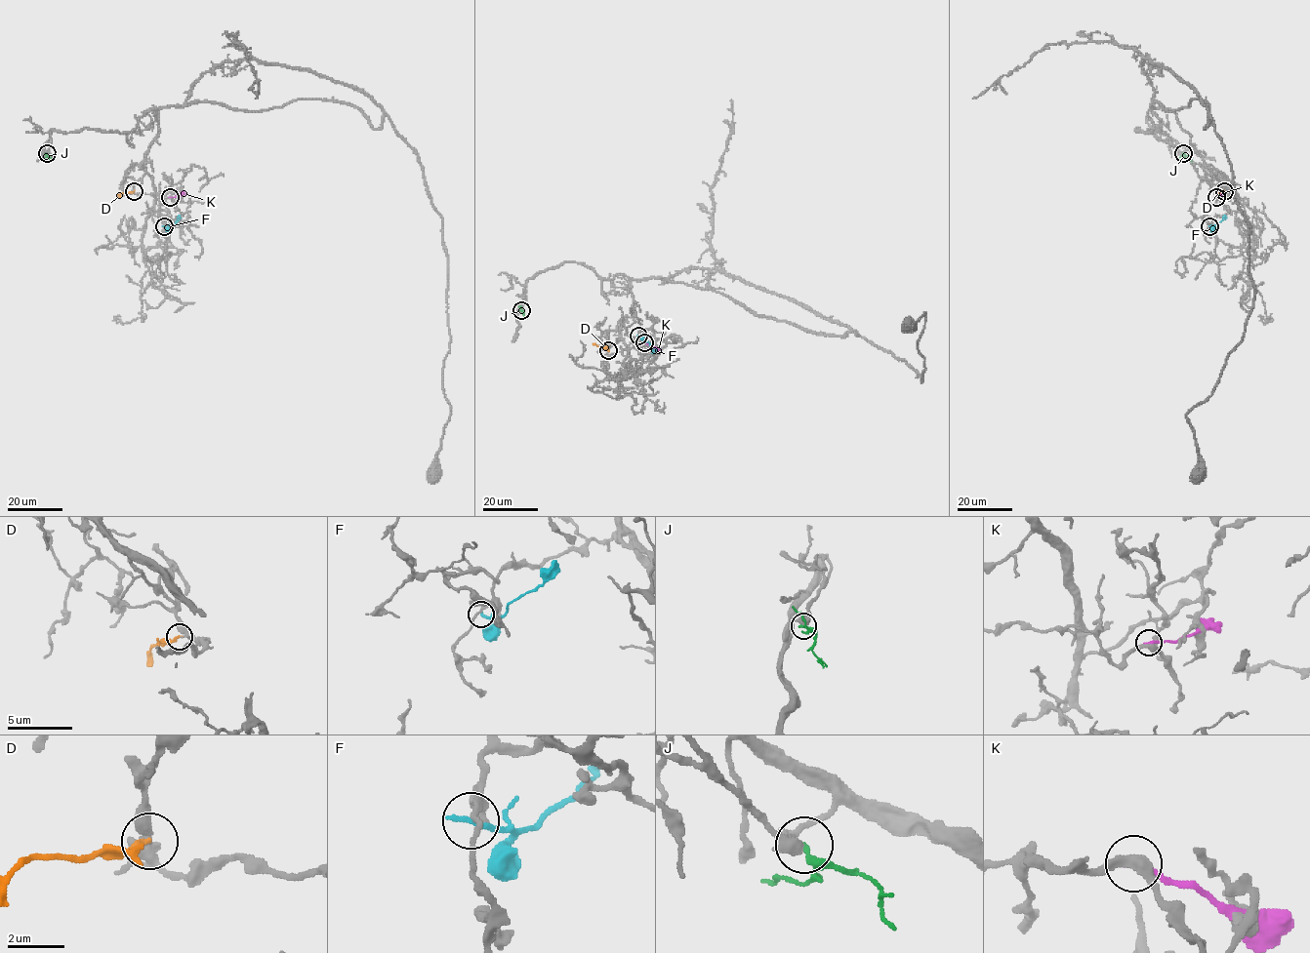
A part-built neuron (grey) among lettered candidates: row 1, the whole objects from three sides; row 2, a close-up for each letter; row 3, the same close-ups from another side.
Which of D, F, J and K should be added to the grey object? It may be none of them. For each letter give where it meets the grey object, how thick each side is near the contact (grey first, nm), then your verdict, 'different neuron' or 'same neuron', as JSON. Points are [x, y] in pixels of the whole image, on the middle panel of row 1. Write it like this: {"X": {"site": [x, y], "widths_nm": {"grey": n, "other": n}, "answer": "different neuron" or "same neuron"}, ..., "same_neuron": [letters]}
{"D": {"site": [608, 350], "widths_nm": {"grey": 280, "other": 180}, "answer": "same neuron"}, "F": {"site": [638, 336], "widths_nm": {"grey": 180, "other": 240}, "answer": "different neuron"}, "J": {"site": [521, 310], "widths_nm": {"grey": 400, "other": 240}, "answer": "different neuron"}, "K": {"site": [644, 342], "widths_nm": {"grey": 360, "other": 220}, "answer": "different neuron"}, "same_neuron": ["D"]}

